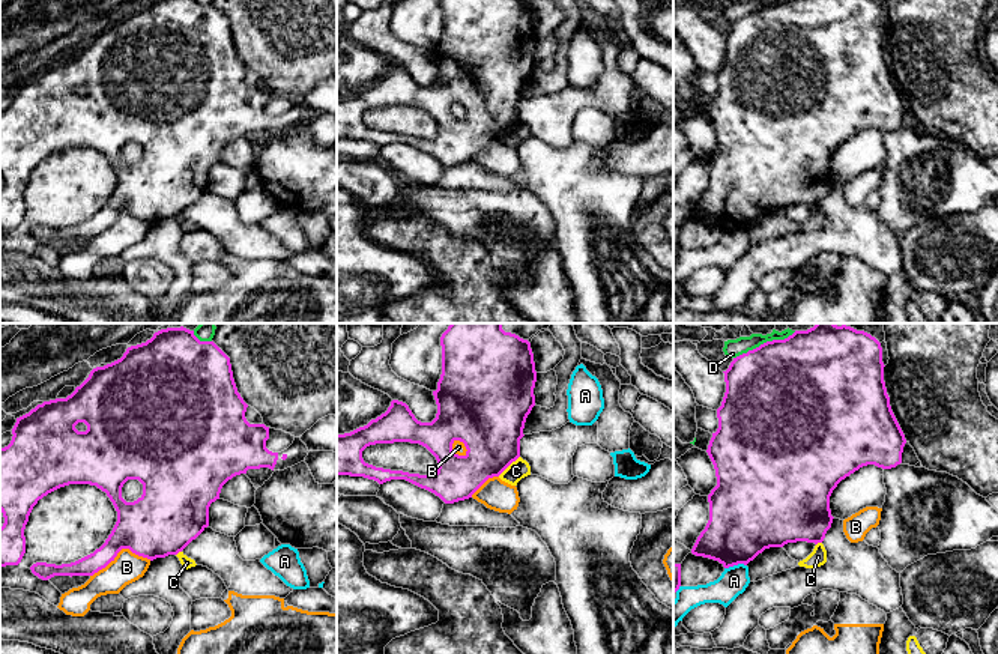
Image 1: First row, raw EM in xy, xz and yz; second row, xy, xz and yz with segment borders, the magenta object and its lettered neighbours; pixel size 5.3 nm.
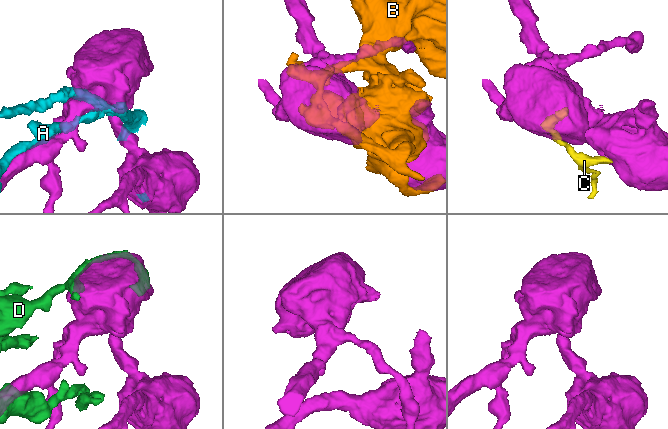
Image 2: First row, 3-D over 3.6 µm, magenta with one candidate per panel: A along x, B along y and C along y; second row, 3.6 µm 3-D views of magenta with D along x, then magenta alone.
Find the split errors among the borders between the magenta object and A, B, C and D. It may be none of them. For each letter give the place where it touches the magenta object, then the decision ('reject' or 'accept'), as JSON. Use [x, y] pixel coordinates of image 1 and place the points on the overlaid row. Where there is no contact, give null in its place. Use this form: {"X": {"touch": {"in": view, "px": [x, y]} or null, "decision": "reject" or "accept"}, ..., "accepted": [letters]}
{"A": {"touch": {"in": "yz", "px": [735, 564]}, "decision": "reject"}, "B": {"touch": {"in": "xy", "px": [120, 549]}, "decision": "reject"}, "C": {"touch": {"in": "xz", "px": [508, 465]}, "decision": "reject"}, "D": {"touch": {"in": "yz", "px": [764, 343]}, "decision": "reject"}, "accepted": []}

